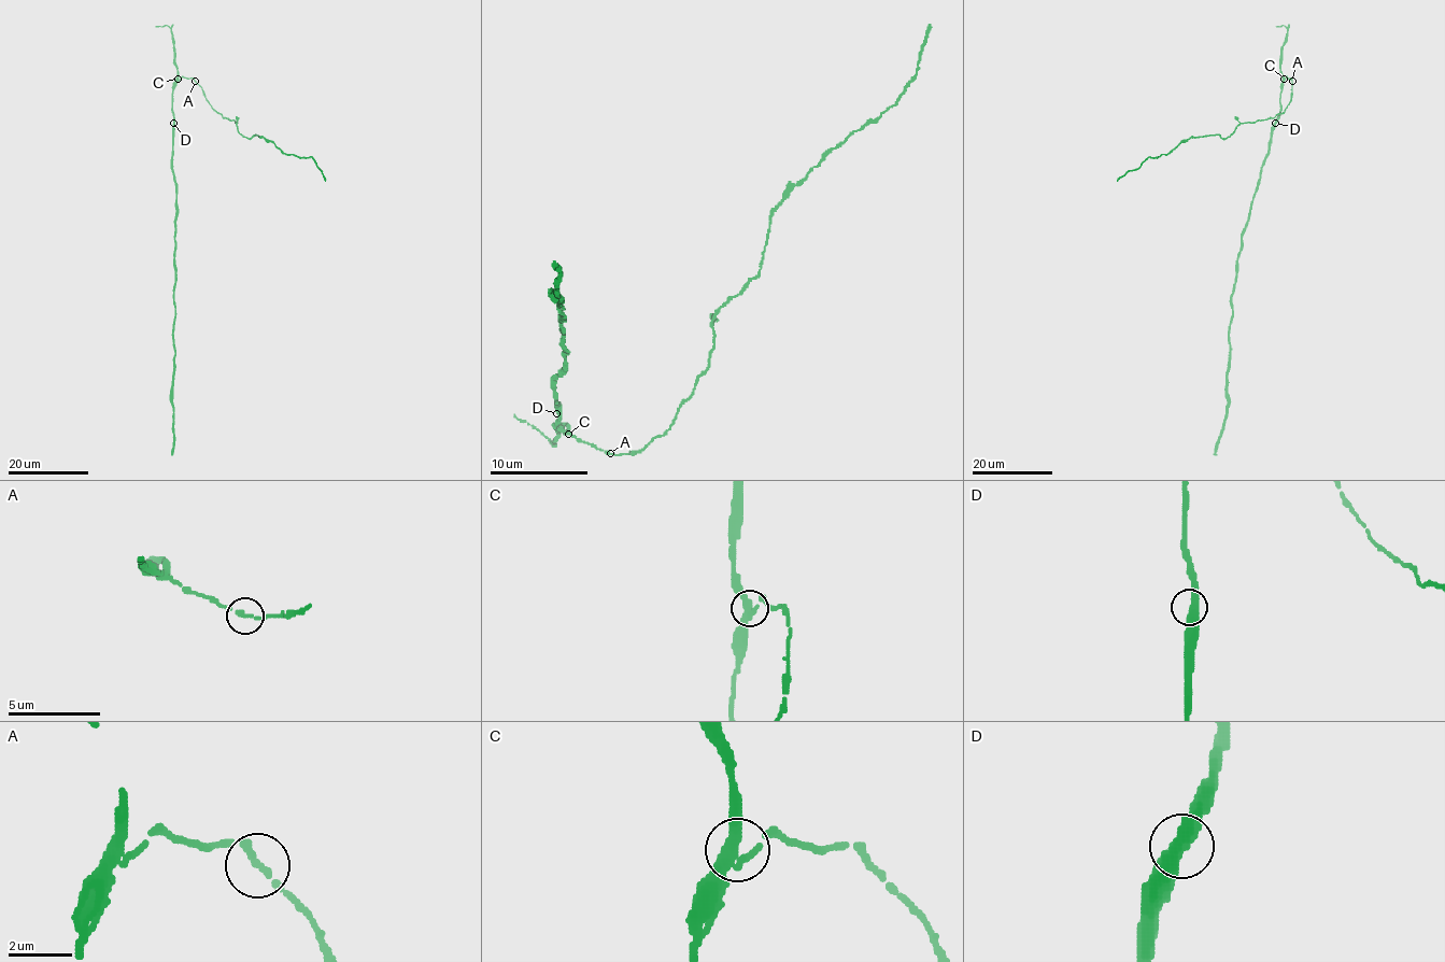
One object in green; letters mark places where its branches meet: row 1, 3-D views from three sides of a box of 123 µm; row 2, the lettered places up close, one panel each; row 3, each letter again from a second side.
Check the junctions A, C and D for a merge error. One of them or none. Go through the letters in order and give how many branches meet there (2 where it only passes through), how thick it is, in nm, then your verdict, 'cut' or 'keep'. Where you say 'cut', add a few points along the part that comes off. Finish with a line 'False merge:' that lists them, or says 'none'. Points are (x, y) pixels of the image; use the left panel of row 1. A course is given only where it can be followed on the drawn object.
A: 2 | 240 nm | cut | (195, 81), (218, 113), (237, 123), (238, 131), (249, 139), (263, 137), (286, 154), (311, 156), (325, 181)
C: 3 | 340 nm | keep
D: 2 | 420 nm | keep
False merge: A

